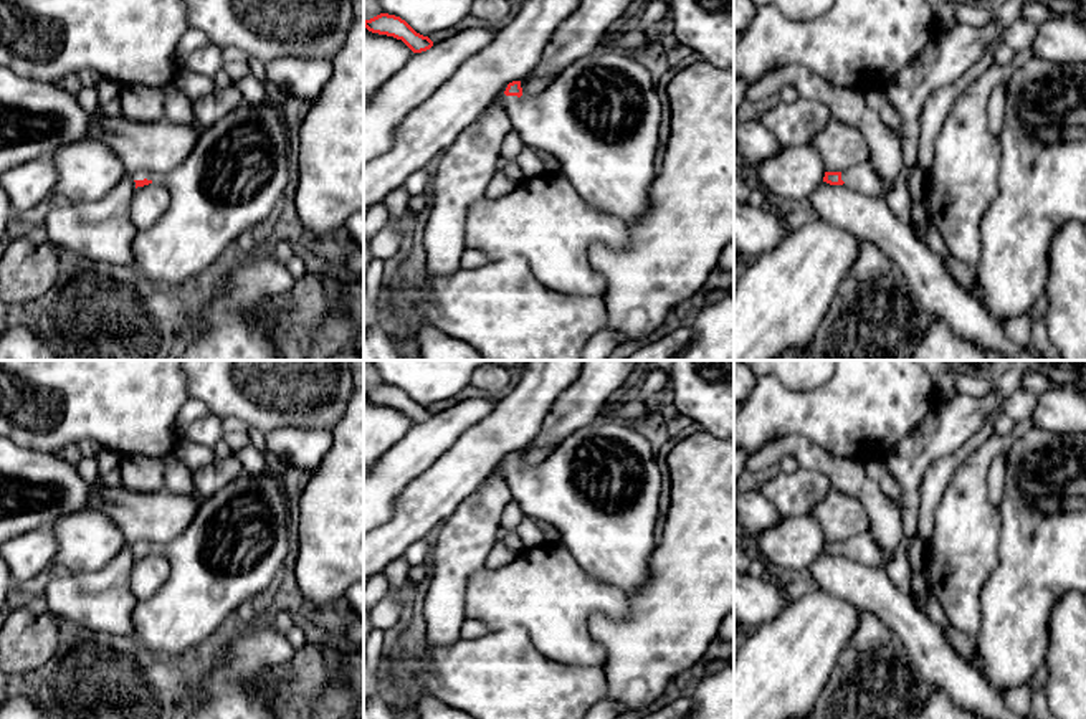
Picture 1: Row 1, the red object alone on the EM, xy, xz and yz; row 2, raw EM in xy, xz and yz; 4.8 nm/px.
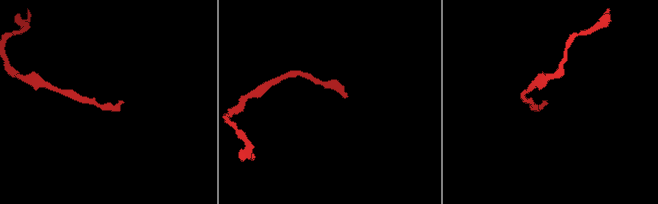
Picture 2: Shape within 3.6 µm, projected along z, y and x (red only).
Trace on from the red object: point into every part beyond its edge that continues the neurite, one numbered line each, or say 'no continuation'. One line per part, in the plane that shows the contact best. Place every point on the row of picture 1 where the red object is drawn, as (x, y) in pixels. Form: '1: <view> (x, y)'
1: xy (233, 180)

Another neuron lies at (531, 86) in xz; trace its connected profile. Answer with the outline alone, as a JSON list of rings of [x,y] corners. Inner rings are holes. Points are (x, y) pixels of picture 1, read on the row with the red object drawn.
[[[547,76],[544,79],[537,79],[537,78],[526,78],[521,81],[521,88],[522,88],[522,96],[526,98],[536,98],[539,96],[554,79],[555,76]]]

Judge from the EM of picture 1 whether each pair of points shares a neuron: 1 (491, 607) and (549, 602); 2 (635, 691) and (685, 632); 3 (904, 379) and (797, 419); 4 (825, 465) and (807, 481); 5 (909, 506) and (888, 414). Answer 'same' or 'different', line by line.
1: same
2: same
3: same
4: different
5: different

